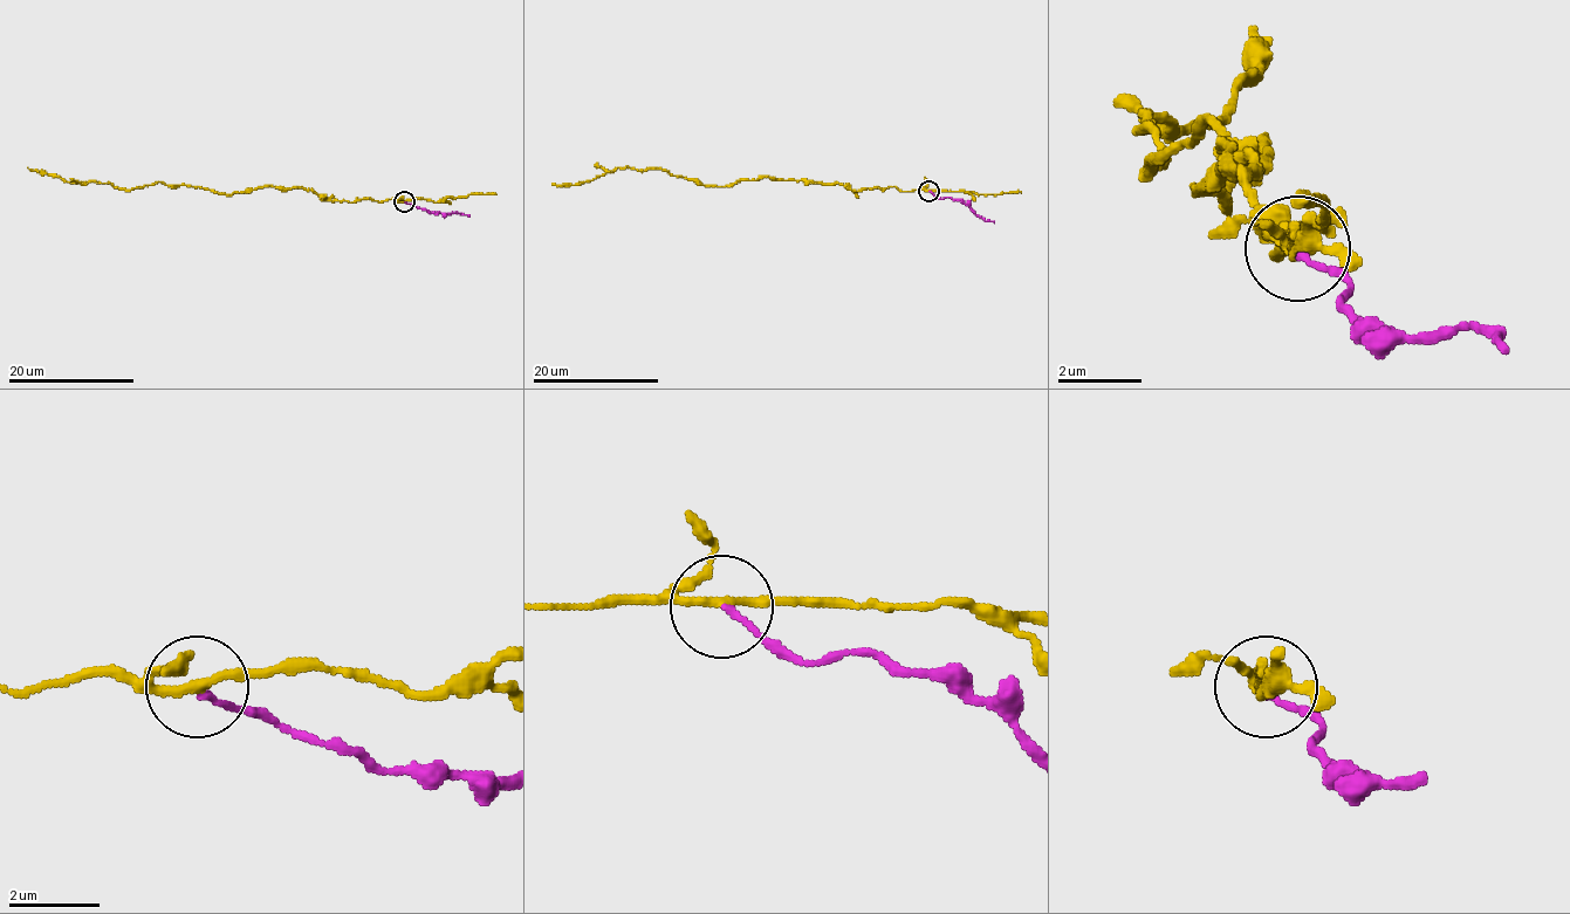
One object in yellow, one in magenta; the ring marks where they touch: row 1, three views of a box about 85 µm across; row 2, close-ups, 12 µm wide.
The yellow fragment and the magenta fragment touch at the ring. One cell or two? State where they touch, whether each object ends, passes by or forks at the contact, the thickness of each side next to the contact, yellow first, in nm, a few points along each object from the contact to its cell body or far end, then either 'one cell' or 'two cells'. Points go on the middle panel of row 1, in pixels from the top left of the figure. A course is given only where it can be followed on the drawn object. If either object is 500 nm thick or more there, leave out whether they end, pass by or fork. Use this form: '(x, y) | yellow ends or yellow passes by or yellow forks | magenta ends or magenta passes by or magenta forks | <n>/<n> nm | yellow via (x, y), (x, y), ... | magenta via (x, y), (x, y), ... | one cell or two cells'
(929, 191) | yellow passes by | magenta ends | 190/130 nm | yellow via (930, 191), (854, 191), (765, 177), (699, 185), (665, 171), (633, 167), (574, 185), (552, 183) | magenta via (930, 191), (941, 199), (962, 200), (977, 214), (994, 222) | two cells

